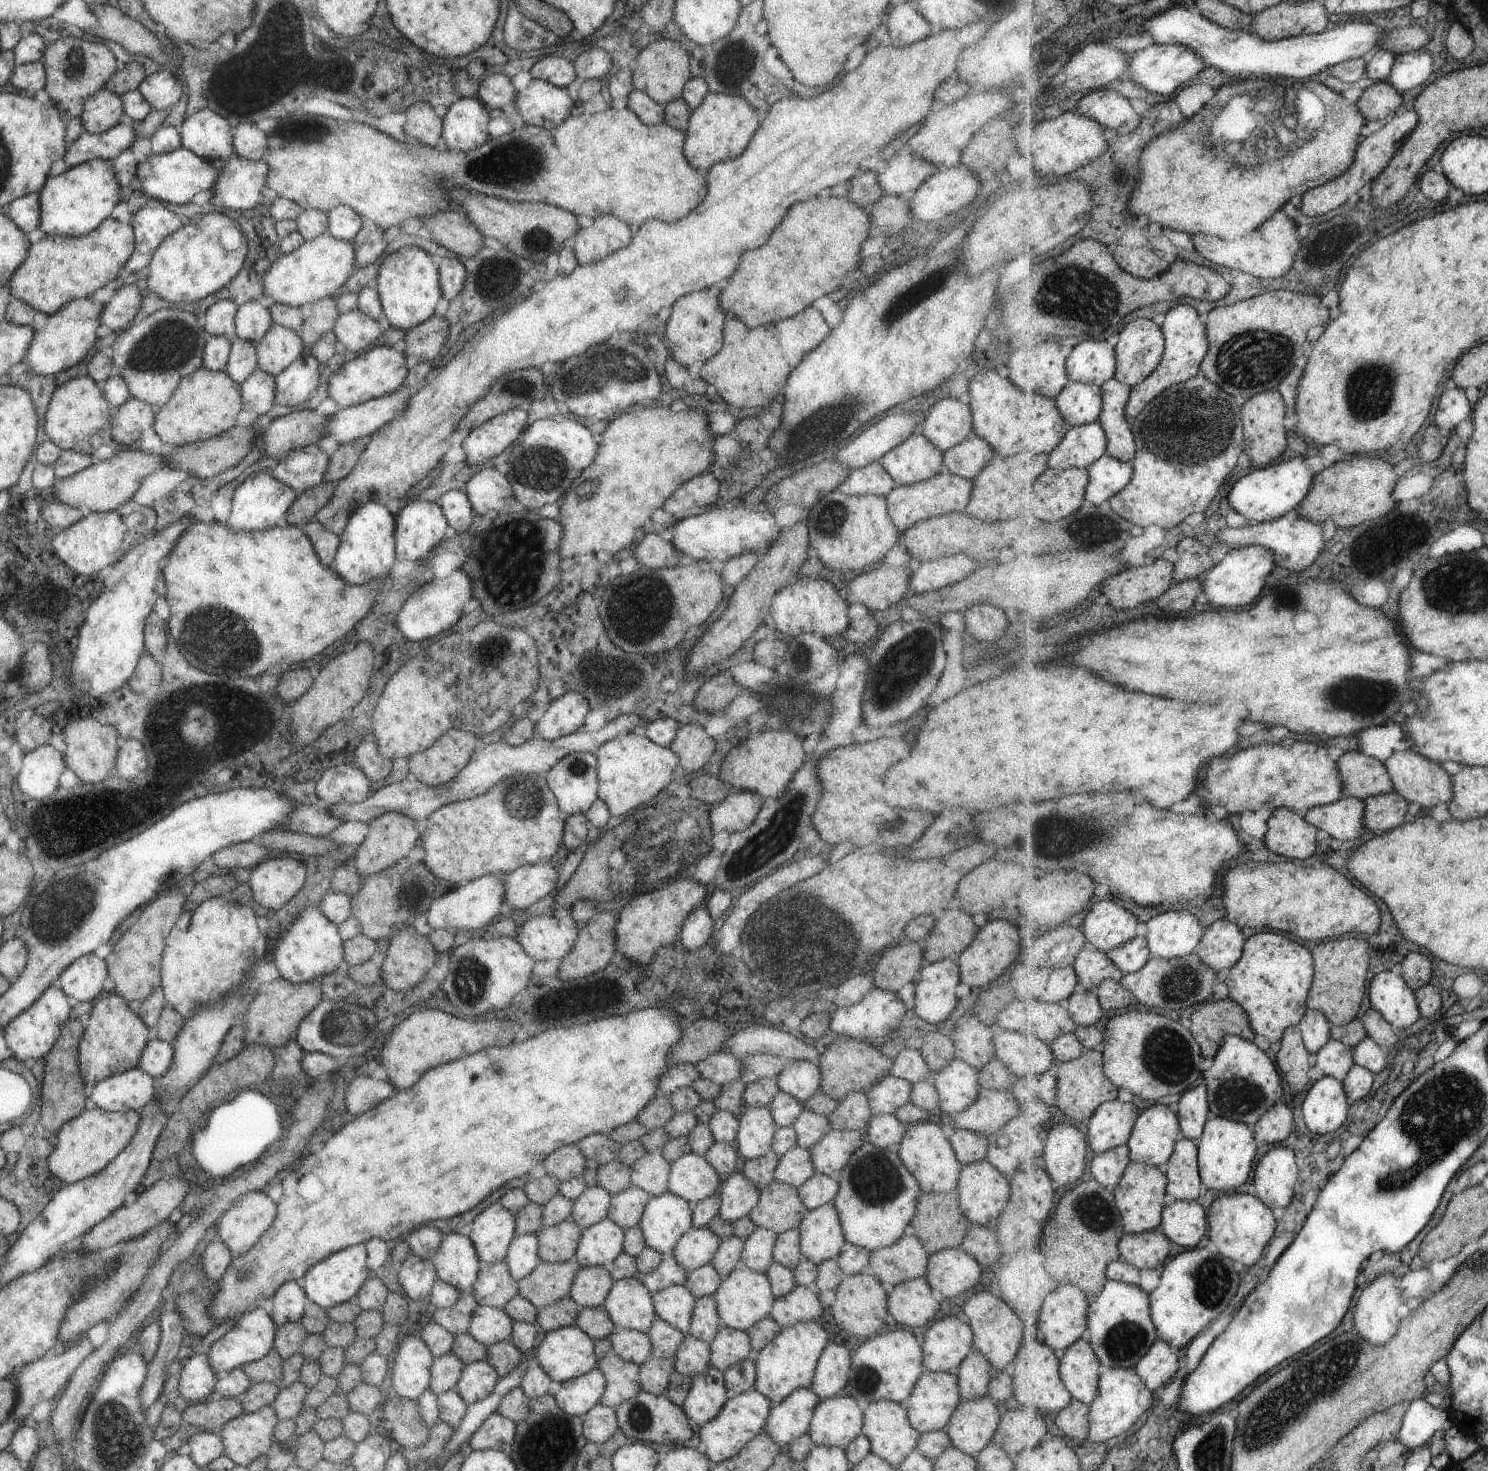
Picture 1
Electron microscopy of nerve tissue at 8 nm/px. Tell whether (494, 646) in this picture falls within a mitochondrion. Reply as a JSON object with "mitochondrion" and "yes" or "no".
{"mitochondrion":"yes"}

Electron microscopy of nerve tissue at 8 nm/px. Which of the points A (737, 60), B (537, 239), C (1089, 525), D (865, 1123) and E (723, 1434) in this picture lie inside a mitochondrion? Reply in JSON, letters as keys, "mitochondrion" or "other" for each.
{"A":"mitochondrion","B":"mitochondrion","C":"mitochondrion","D":"other","E":"other"}

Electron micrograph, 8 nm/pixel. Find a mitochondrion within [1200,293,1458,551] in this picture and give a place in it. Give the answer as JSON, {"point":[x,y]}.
{"point":[1260,359]}

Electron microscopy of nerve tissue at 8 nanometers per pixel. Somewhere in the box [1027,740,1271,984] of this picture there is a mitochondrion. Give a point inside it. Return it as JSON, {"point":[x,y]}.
{"point":[1093,831]}

